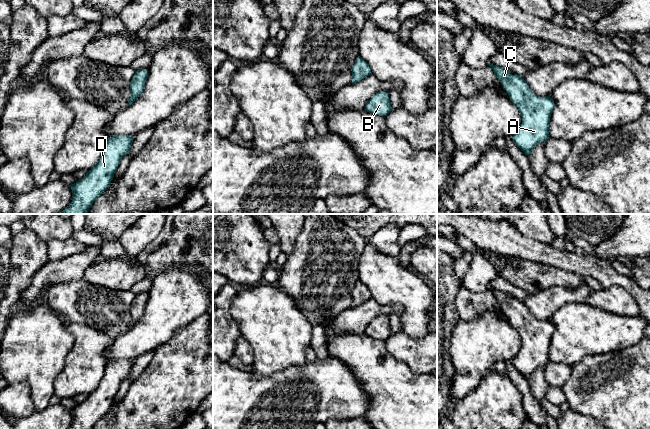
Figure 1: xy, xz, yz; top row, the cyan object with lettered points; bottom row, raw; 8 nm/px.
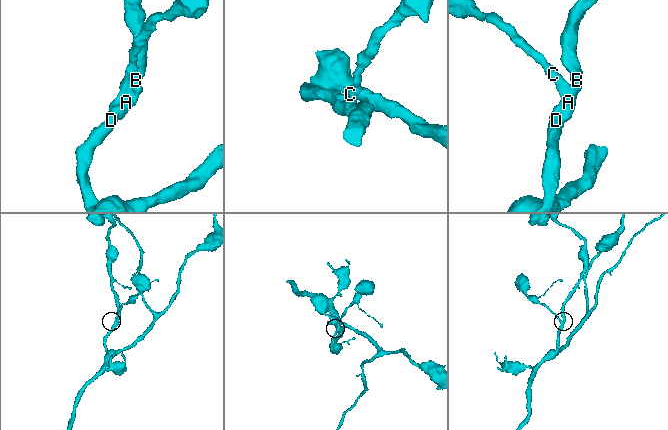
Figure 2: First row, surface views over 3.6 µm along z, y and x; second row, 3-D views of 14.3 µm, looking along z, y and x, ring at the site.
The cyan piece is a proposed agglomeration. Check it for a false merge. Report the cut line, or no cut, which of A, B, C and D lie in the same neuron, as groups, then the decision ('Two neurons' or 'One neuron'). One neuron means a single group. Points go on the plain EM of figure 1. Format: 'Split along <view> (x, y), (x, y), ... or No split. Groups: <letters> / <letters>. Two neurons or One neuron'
No split. Groups: A B C D. One neuron

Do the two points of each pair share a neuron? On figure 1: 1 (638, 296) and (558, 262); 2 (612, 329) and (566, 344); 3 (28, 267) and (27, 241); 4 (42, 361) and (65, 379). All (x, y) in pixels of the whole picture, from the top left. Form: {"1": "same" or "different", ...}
{"1": "same", "2": "same", "3": "same", "4": "different"}

